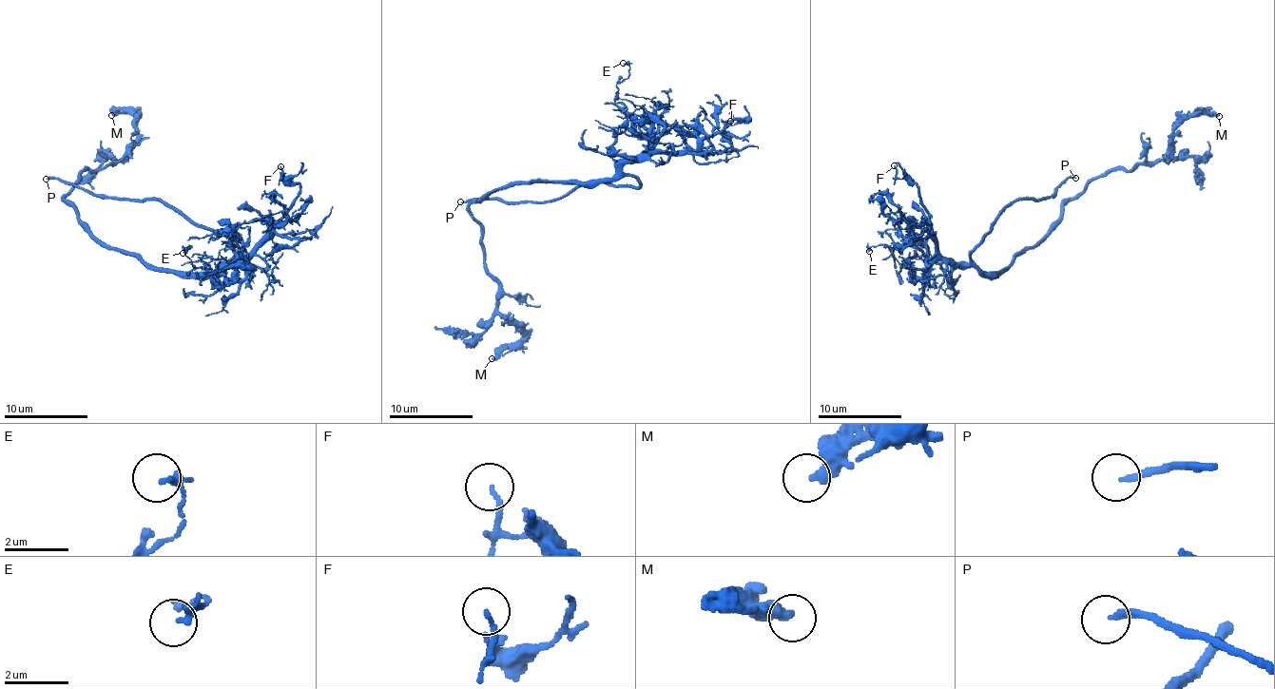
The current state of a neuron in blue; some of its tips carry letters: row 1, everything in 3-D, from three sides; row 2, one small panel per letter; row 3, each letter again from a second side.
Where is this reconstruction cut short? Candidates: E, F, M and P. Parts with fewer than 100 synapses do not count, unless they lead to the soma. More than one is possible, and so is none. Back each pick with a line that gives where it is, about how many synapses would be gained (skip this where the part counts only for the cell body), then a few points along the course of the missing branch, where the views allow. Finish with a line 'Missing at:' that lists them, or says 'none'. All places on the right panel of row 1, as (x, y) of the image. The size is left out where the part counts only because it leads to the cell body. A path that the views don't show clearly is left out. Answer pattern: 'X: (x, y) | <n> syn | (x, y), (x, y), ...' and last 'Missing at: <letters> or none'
P: (1075, 178)
Missing at: P

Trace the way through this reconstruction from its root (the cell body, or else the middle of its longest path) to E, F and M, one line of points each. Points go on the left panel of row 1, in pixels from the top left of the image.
E: (152, 265), (217, 275), (243, 260), (244, 277), (229, 279), (198, 269), (184, 252), (191, 246), (183, 253)
F: (152, 265), (217, 275), (221, 268), (242, 264), (298, 195), (298, 182), (280, 179), (280, 166)
M: (152, 265), (101, 246), (64, 198), (81, 172), (116, 163), (136, 138), (138, 125), (132, 115), (111, 115)

